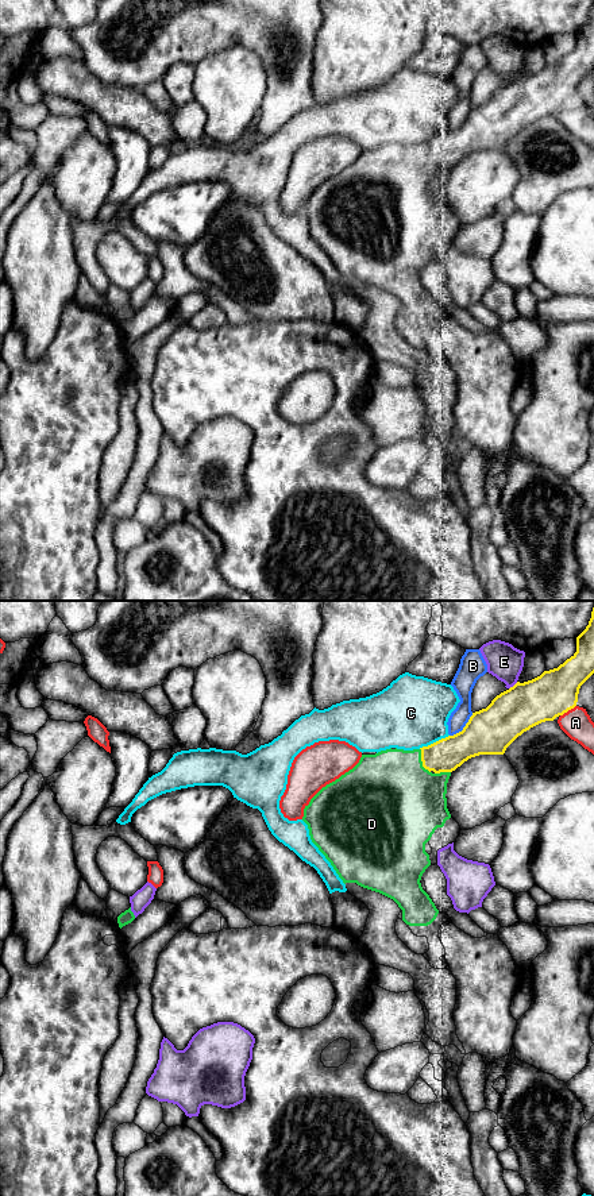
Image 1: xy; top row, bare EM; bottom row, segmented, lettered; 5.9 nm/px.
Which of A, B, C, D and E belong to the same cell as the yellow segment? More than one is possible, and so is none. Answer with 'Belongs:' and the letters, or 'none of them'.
Belongs: D

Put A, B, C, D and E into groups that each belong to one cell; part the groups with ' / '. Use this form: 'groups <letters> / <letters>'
groups A / B / C / D / E

